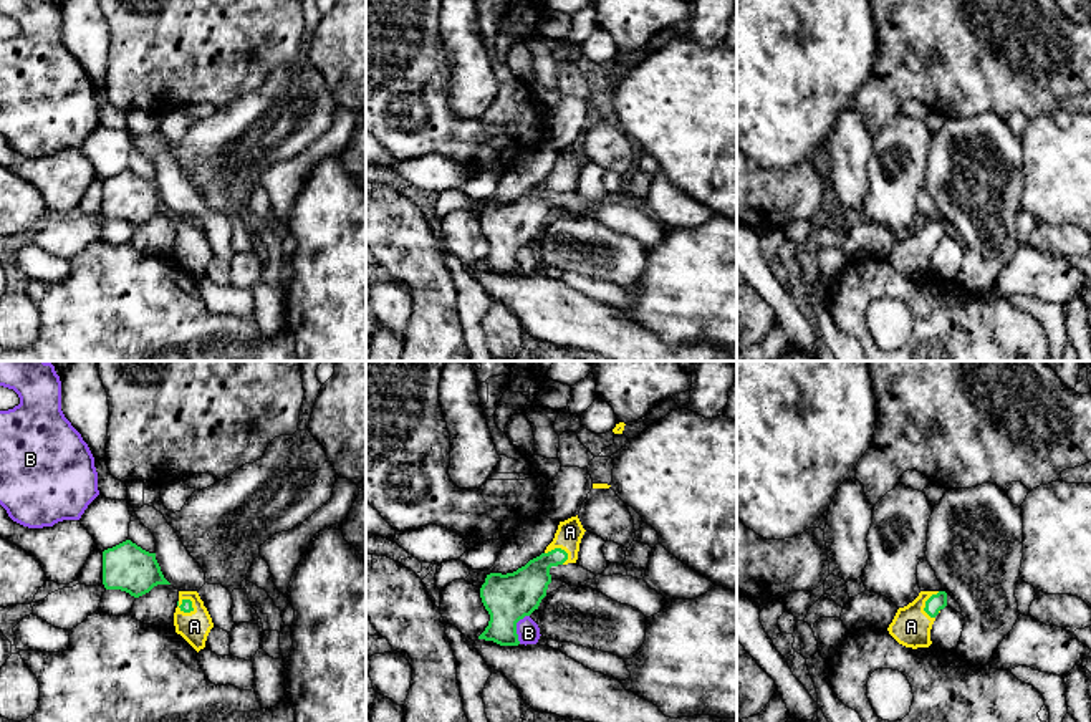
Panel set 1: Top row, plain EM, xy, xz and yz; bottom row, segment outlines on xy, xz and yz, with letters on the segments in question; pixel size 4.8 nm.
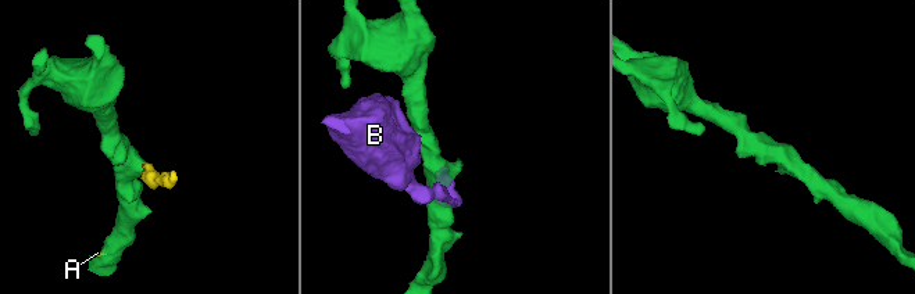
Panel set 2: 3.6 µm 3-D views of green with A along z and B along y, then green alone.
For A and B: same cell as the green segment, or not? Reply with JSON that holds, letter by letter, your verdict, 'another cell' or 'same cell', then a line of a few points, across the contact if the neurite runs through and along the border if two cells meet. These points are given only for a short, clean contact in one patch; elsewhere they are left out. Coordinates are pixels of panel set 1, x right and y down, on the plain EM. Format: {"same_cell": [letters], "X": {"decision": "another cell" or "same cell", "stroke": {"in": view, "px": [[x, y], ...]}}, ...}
{"same_cell": ["A"], "A": {"decision": "same cell"}, "B": {"decision": "another cell"}}

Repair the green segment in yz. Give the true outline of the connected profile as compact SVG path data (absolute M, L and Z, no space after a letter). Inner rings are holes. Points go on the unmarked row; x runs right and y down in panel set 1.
M920 220L919 225L904 237L899 237L889 263L906 277L929 277L930 258L935 245L947 235L945 220Z

